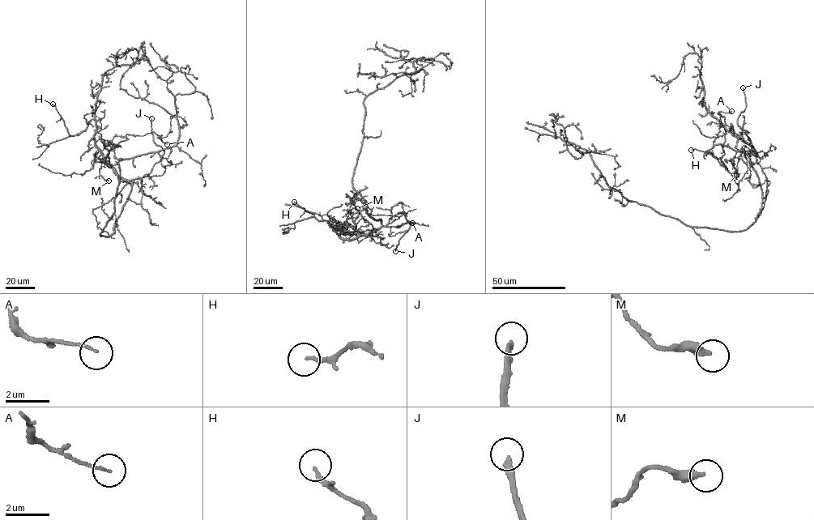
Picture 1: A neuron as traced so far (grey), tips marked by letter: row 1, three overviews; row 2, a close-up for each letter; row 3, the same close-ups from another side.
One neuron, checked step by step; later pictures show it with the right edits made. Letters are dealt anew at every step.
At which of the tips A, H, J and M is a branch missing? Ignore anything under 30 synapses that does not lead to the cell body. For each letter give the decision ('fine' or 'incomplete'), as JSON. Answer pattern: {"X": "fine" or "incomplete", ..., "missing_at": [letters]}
{"A": "fine", "H": "fine", "J": "incomplete", "M": "fine", "missing_at": ["J"]}

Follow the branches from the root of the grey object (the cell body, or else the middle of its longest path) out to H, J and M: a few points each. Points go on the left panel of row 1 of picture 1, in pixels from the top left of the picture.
H: (104, 236), (114, 233), (132, 180), (105, 161), (95, 144), (94, 120), (70, 136), (53, 104)
J: (104, 236), (114, 233), (115, 223), (133, 181), (146, 176), (162, 157), (164, 151), (153, 141), (151, 118)
M: (104, 236), (114, 233), (115, 223), (132, 187), (132, 180), (117, 174), (108, 156), (100, 174), (108, 181)

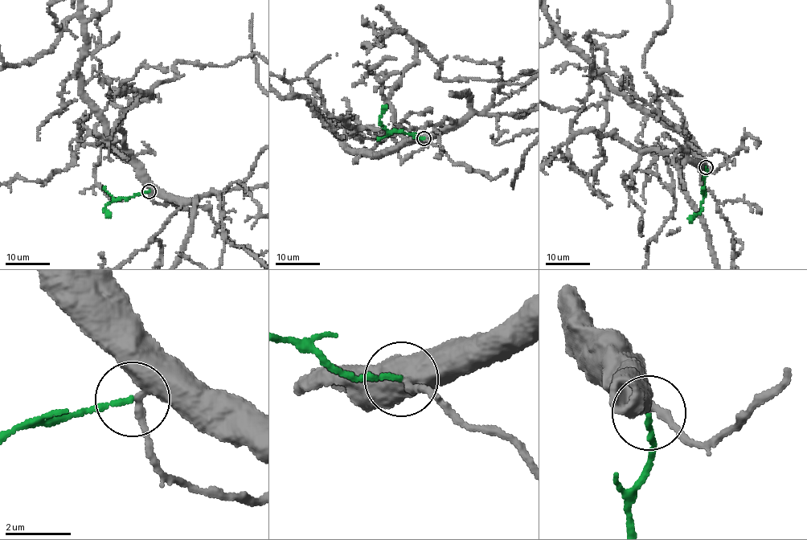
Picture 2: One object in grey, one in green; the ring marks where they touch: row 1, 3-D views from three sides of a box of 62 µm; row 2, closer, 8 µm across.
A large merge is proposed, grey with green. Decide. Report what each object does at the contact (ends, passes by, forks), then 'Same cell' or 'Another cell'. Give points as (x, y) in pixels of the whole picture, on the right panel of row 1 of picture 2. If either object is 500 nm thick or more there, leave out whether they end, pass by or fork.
At the ring grey passes by. At the ring green ends. Same cell

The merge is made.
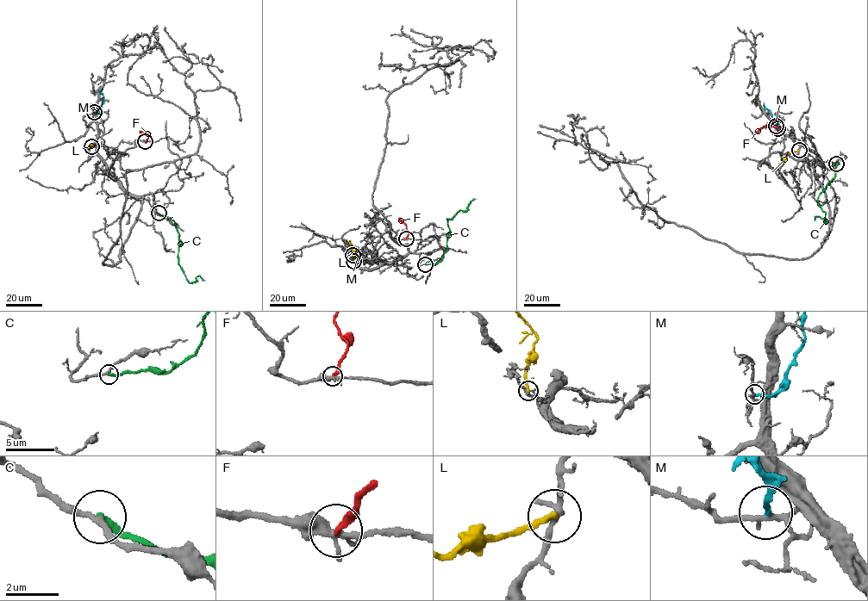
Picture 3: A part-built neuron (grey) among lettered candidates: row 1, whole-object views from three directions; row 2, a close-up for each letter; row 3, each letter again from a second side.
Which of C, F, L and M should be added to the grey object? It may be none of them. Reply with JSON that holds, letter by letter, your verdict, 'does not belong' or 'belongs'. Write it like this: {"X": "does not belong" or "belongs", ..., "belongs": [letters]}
{"C": "does not belong", "F": "does not belong", "L": "does not belong", "M": "does not belong", "belongs": []}

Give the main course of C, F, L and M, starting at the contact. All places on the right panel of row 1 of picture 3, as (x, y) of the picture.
C: (836, 164), (839, 162), (834, 177), (818, 198), (819, 206), (826, 213), (826, 223), (820, 217), (814, 219)
F: (777, 128), (767, 126), (754, 133)
L: (799, 151), (789, 152), (781, 163)
M: (776, 126), (770, 111), (763, 105)

